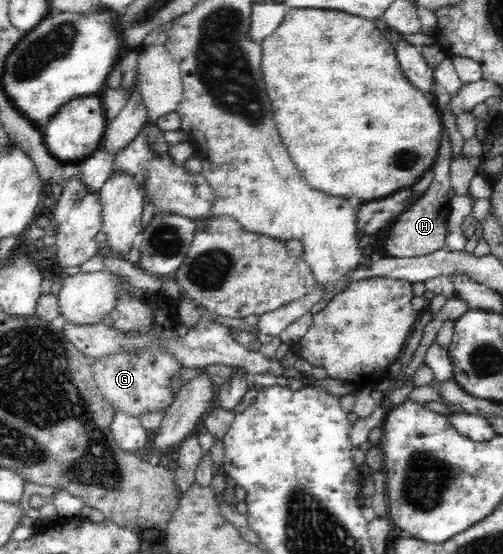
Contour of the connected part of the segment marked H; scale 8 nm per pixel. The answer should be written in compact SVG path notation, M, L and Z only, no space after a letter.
M443 132L438 156L431 168L433 179L427 190L419 195L410 207L402 212L396 220L388 226L386 254L394 258L413 258L445 249L446 222L450 211L451 176L450 167L452 160L451 142L448 134Z

